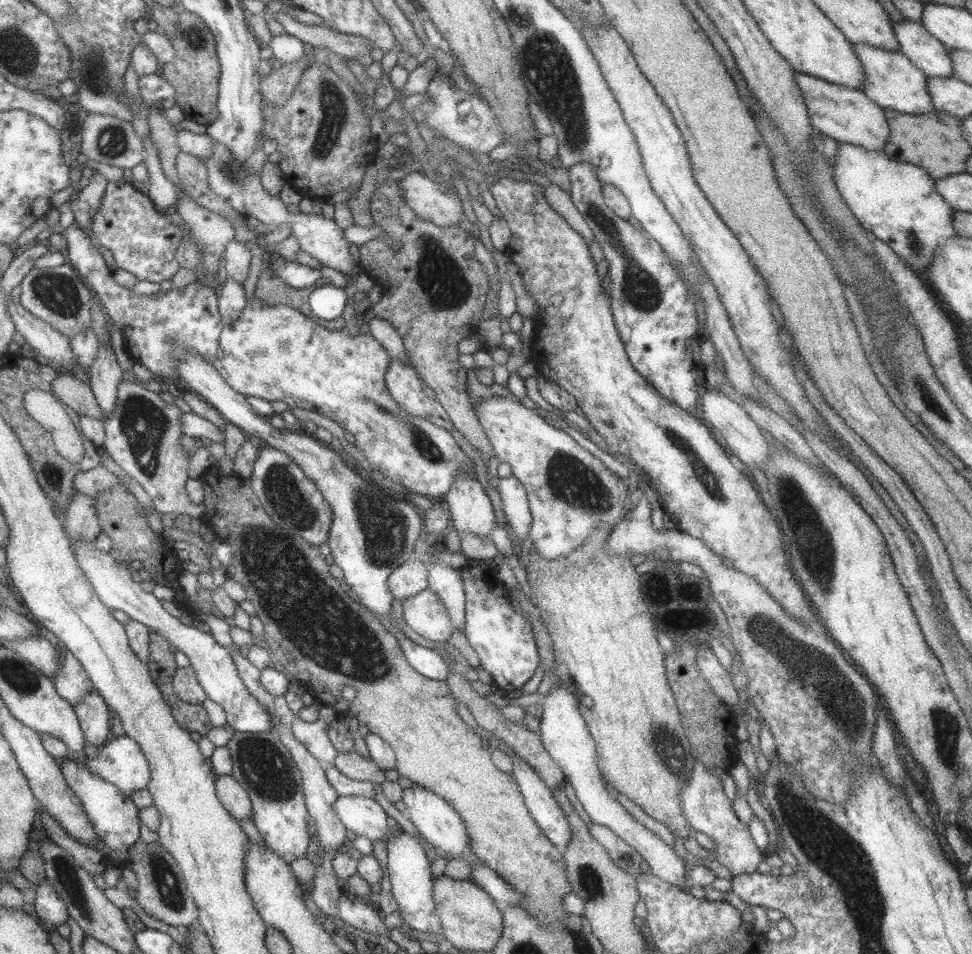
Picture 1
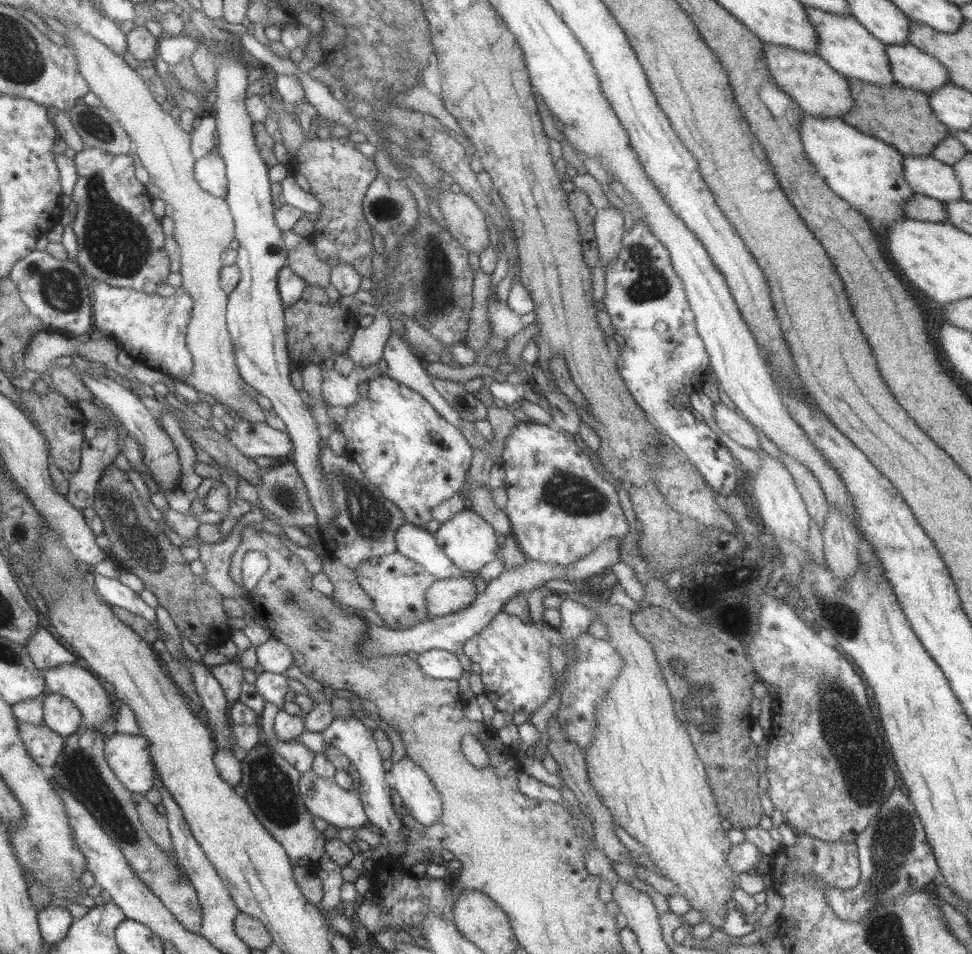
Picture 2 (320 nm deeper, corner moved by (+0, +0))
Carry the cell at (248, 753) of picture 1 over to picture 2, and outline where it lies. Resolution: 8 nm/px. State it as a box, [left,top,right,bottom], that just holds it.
[240,742,323,867]

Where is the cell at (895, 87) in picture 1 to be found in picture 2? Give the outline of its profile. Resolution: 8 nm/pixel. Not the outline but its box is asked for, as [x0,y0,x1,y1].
[804,6,895,86]

